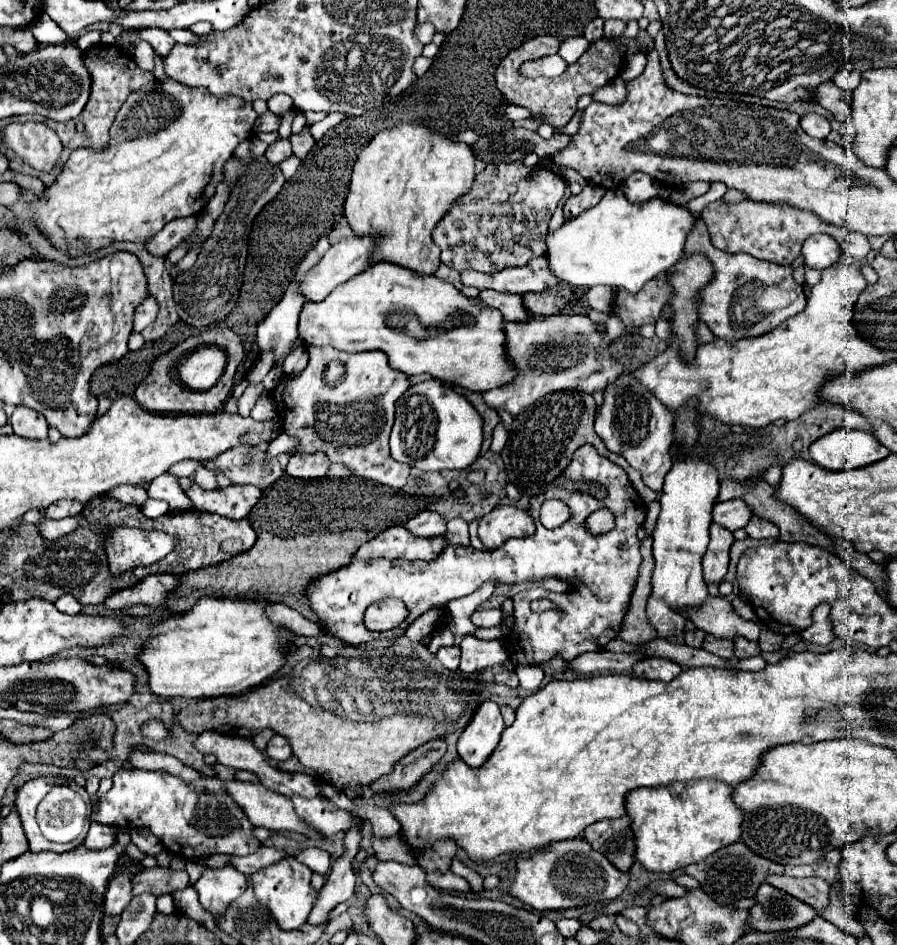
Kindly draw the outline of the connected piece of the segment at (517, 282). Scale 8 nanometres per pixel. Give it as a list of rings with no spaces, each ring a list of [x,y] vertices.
[[[546,257],[532,259],[524,267],[502,269],[494,275],[464,271],[460,277],[464,285],[474,285],[478,289],[494,289],[500,293],[518,293],[518,295],[524,295],[528,291],[544,291],[560,283],[560,279],[548,269]]]

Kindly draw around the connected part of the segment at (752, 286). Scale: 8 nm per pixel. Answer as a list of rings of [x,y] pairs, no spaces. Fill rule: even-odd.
[[[702,219],[700,225],[696,225],[696,229],[692,231],[692,237],[688,237],[686,253],[704,255],[712,263],[714,277],[698,291],[698,317],[710,327],[716,337],[740,339],[760,335],[784,323],[792,315],[798,315],[806,307],[804,289],[792,277],[792,271],[804,265],[802,255],[798,255],[792,265],[776,265],[746,253],[732,255],[720,251],[712,245]]]

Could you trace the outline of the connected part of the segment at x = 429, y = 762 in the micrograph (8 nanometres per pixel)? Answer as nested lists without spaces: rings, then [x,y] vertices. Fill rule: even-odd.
[[[434,739],[434,741],[428,741],[422,749],[426,749],[422,755],[420,755],[420,749],[414,749],[404,759],[400,759],[394,765],[392,773],[388,773],[372,783],[372,791],[374,793],[382,793],[382,791],[392,793],[392,791],[410,789],[412,785],[416,785],[422,779],[422,775],[428,773],[432,769],[432,765],[438,763],[440,757],[446,753],[446,741]]]

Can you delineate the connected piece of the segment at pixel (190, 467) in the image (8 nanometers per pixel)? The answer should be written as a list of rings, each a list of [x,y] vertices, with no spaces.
[[[188,459],[188,461],[180,461],[180,463],[172,465],[172,471],[170,473],[176,473],[176,475],[194,475],[198,467],[200,467],[198,461],[190,461]]]

